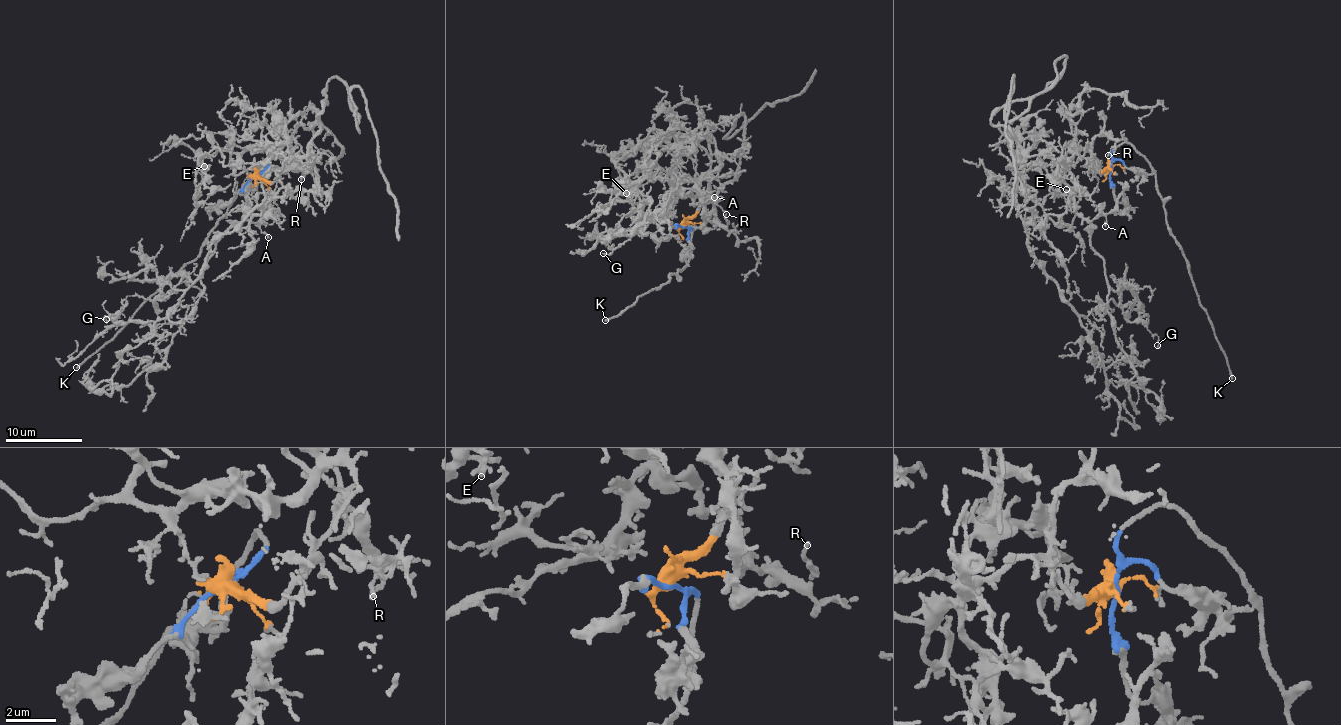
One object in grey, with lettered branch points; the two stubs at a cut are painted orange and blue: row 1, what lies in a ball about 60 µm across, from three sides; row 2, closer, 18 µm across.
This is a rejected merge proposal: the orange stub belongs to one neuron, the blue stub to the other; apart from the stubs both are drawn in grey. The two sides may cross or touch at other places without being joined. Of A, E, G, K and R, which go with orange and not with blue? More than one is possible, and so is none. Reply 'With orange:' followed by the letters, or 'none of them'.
With orange: A, E, G, R

